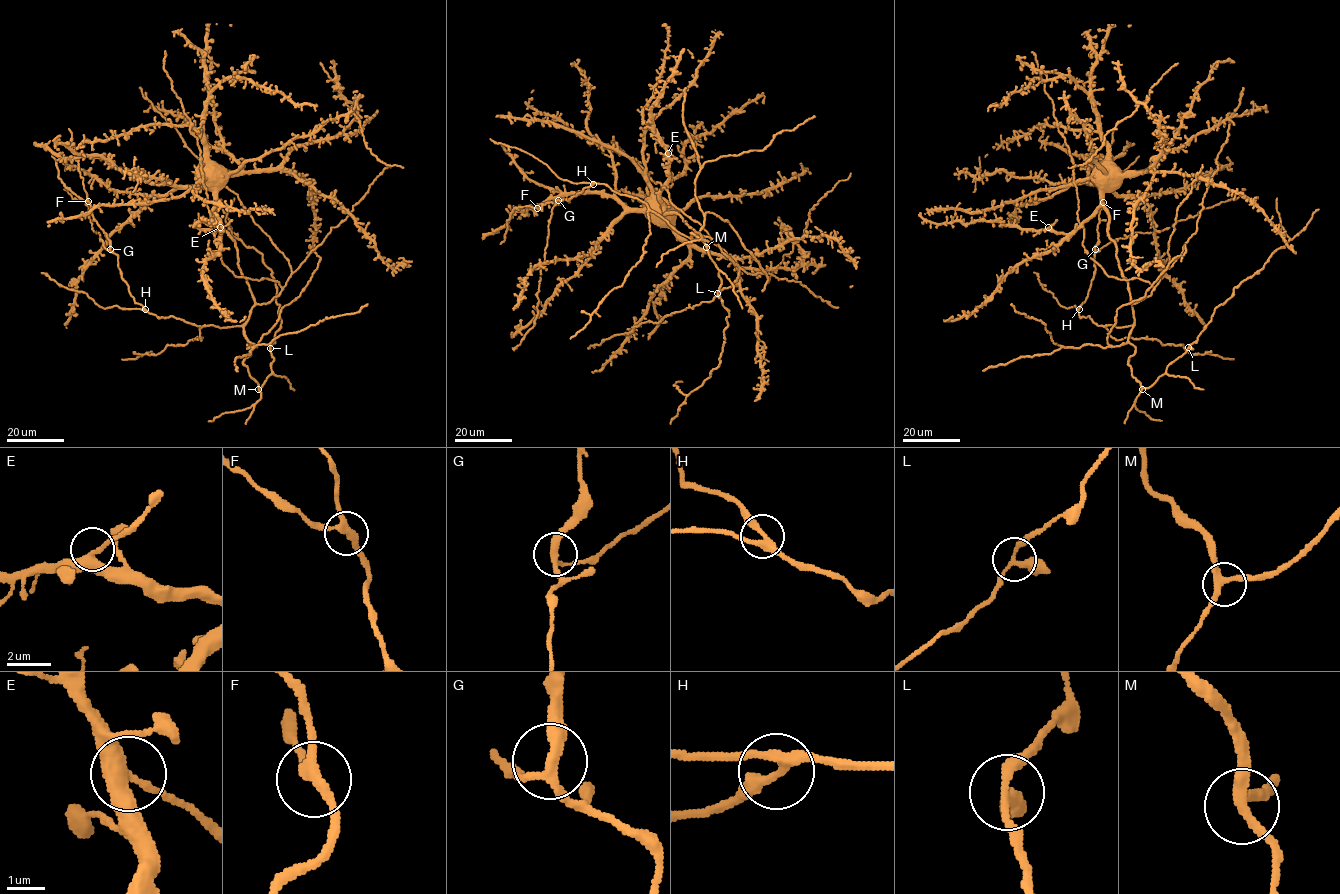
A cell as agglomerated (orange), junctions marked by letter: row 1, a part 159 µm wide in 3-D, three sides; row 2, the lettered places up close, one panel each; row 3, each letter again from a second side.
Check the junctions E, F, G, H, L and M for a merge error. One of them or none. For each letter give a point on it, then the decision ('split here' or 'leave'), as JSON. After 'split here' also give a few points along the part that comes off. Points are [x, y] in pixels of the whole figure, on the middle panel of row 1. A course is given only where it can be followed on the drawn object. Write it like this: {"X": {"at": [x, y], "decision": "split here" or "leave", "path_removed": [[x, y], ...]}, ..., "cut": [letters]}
{"E": {"at": [668, 153], "decision": "leave"}, "F": {"at": [537, 208], "decision": "leave"}, "G": {"at": [558, 200], "decision": "leave"}, "H": {"at": [593, 184], "decision": "leave"}, "L": {"at": [717, 293], "decision": "leave"}, "M": {"at": [706, 247], "decision": "leave"}, "cut": []}

